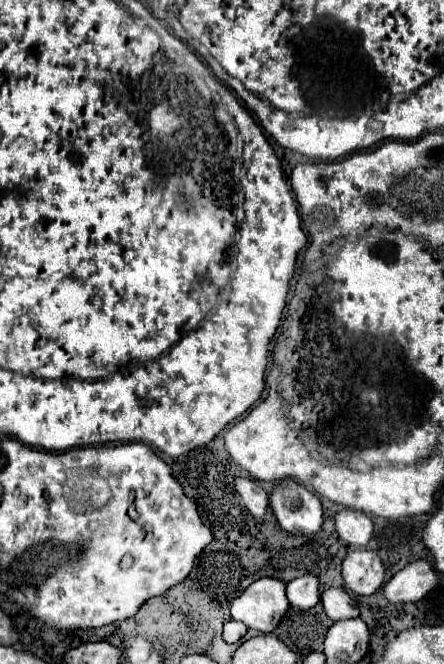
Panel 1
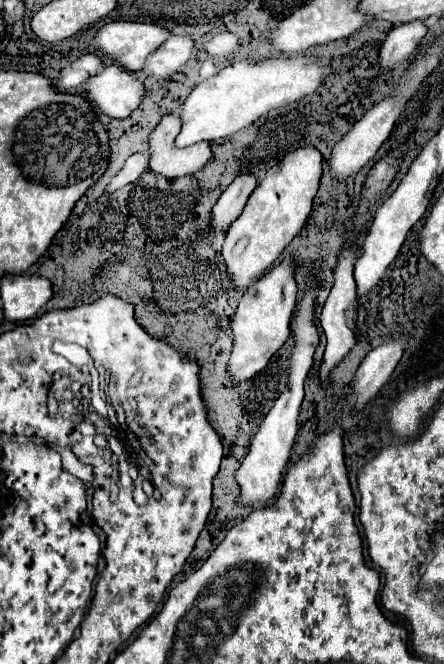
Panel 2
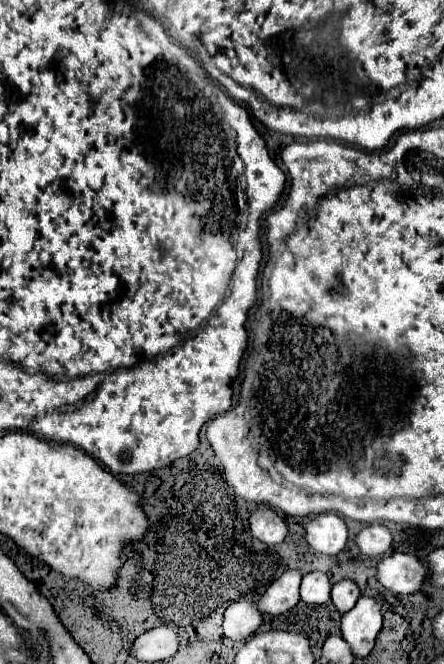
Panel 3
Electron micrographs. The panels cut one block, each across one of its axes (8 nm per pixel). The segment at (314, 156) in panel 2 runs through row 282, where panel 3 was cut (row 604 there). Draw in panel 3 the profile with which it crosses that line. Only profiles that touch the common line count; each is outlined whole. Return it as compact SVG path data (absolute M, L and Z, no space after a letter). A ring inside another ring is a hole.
M234 602L224 612L224 636L230 640L248 640L262 624L262 614L250 602Z

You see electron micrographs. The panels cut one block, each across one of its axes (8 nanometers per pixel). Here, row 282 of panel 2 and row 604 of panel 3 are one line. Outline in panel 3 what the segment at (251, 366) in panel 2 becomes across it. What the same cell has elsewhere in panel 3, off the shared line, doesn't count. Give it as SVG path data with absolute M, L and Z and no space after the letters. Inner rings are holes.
M298 570L284 572L276 582L268 586L264 596L256 602L256 608L262 614L270 614L270 616L280 616L288 612L300 600L300 592L298 592L300 580L302 580L302 574Z

